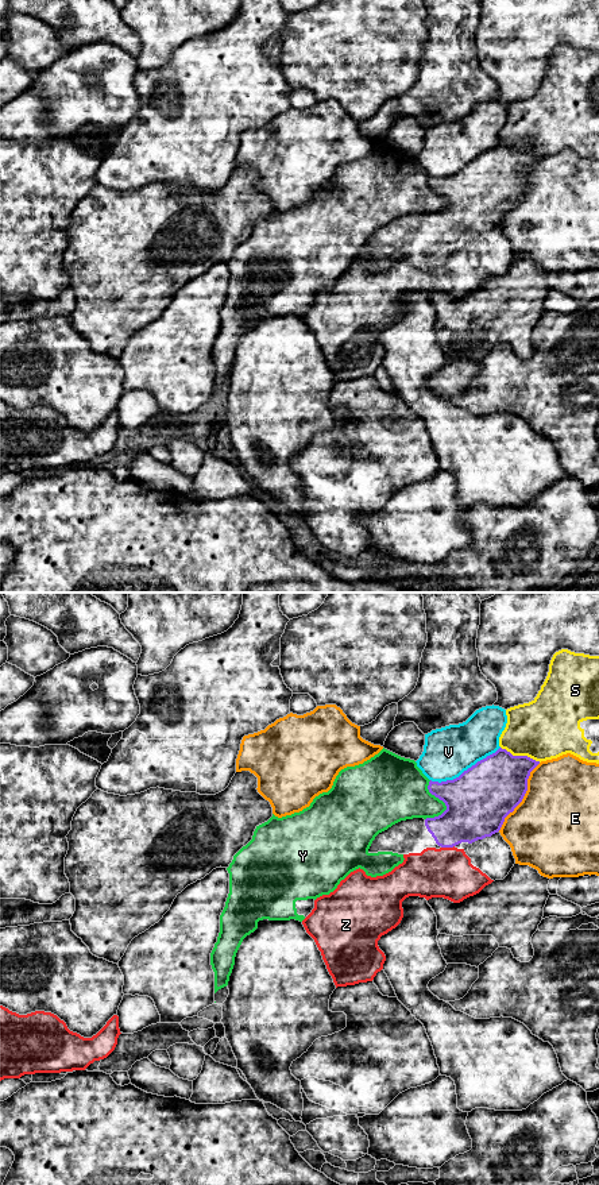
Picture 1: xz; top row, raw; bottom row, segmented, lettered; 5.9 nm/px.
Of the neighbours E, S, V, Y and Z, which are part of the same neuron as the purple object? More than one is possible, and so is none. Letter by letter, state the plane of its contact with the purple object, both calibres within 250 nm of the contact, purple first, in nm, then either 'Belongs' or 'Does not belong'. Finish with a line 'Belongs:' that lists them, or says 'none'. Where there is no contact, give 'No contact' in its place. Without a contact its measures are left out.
E: Touches purple in xz. Thickness 380 nm (purple) against 480 nm. Does not belong
S: Touches purple in xz. Thickness 360 nm (purple) against 380 nm. Does not belong
V: Touches purple in xz. Thickness 380 nm (purple) against 300 nm. Does not belong
Y: Touches purple in xz. Thickness 380 nm (purple) against 300 nm. Does not belong
Z: Touches purple in xz. Thickness 320 nm (purple) against 300 nm. Belongs
Belongs: Z

